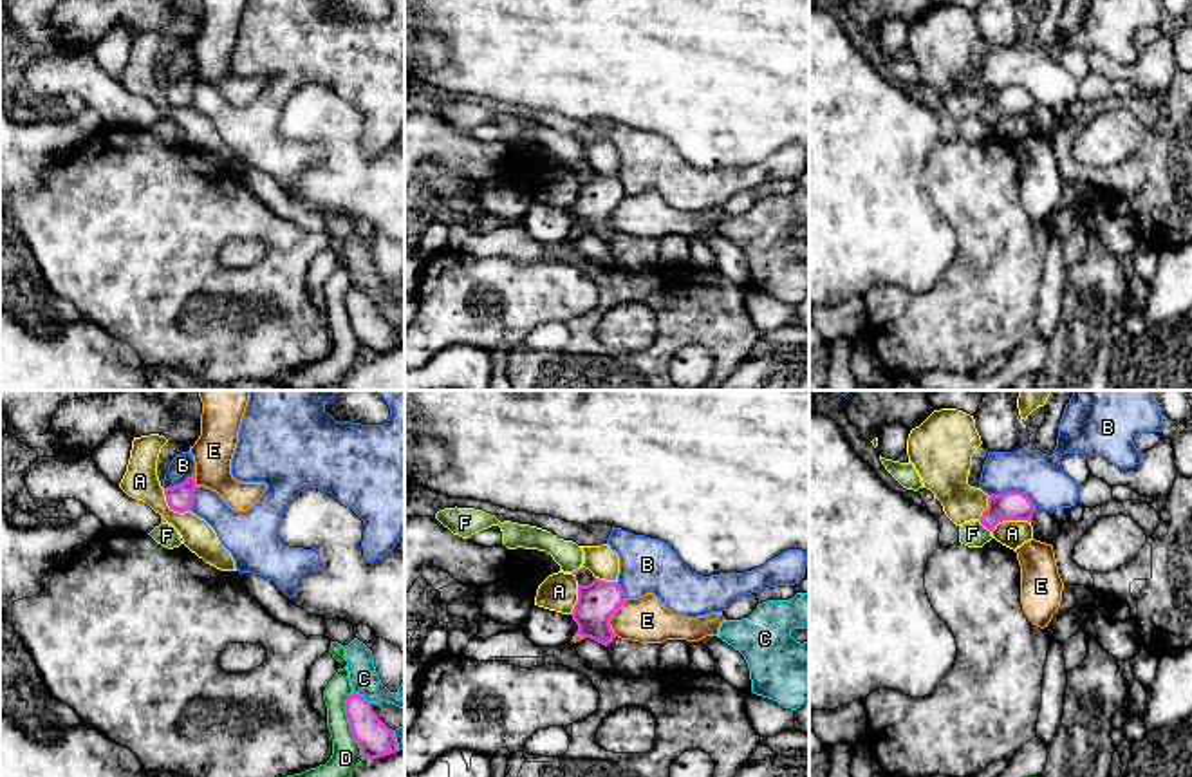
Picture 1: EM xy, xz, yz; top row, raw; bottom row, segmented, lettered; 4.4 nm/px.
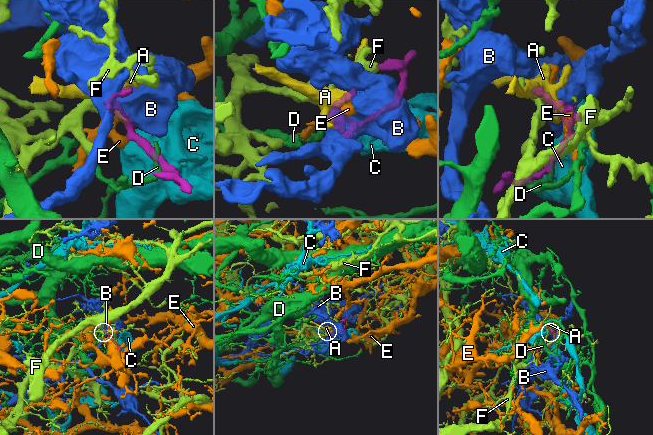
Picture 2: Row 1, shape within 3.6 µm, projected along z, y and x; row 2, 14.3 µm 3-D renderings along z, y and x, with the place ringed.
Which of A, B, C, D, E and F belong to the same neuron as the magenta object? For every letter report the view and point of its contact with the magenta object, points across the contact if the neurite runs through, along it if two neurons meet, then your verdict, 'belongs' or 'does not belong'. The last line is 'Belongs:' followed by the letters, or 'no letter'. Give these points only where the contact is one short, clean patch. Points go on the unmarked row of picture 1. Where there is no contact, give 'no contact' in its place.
A: contact yz (1010, 114); does not belong
B: contact yz (1015, 87); does not belong
C: contact xy (362, 291); does not belong
D: contact xy (349, 318); border xy (351, 286), (345, 297), (345, 311), (363, 353); does not belong
E: contact xz (611, 212); does not belong
F: contact yz (985, 121); border yz (977, 116), (990, 127); does not belong
Belongs: no letter

